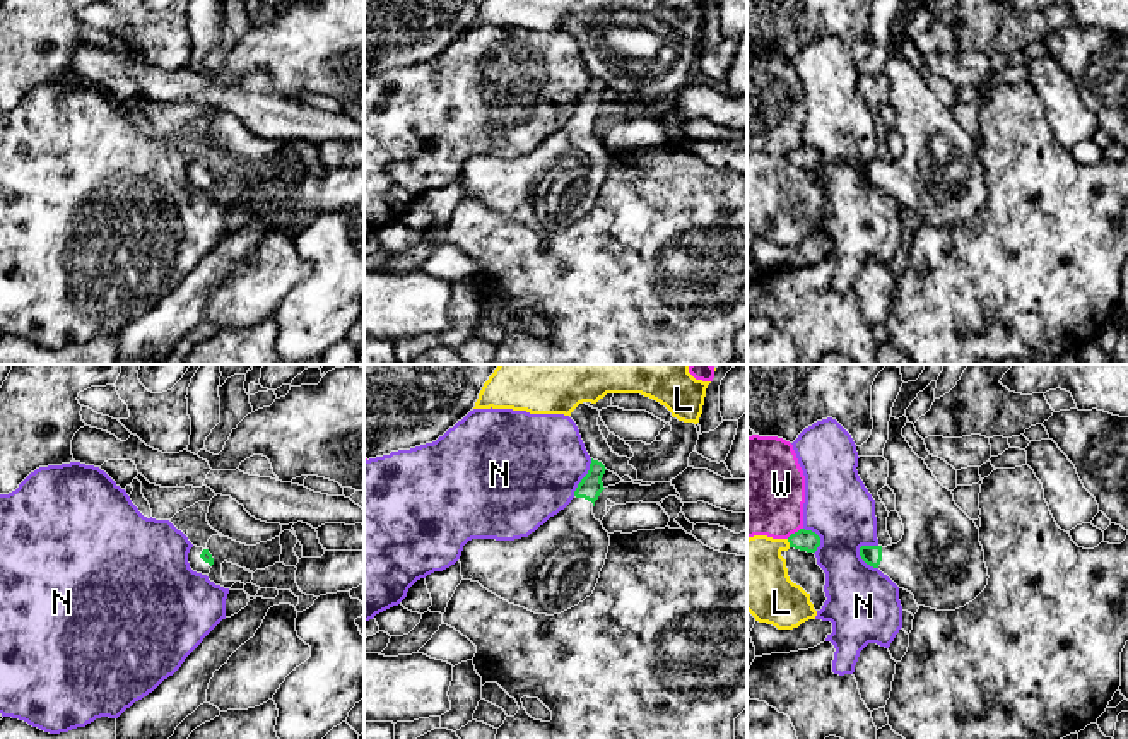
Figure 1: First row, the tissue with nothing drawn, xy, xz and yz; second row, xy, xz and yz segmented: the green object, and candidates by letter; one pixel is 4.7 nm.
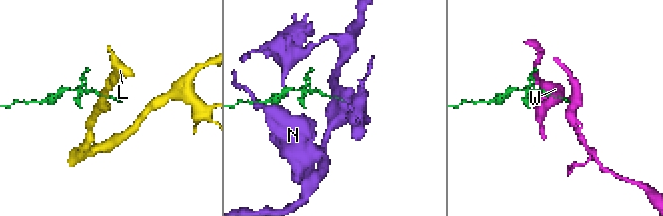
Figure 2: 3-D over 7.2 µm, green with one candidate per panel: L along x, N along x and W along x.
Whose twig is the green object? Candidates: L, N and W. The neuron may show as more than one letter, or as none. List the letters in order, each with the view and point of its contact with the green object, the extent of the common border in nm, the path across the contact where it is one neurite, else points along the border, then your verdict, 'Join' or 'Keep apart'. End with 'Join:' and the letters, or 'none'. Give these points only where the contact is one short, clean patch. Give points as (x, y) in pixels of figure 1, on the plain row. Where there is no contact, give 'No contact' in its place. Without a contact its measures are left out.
L: Touches green at yz (788, 158). Shared border 40 nm. Keep apart
N: Touches green at yz (863, 177). Shared border 140 nm. Keep apart
W: Touches green at yz (795, 149). Shared border 90 nm. Keep apart
Join: none

